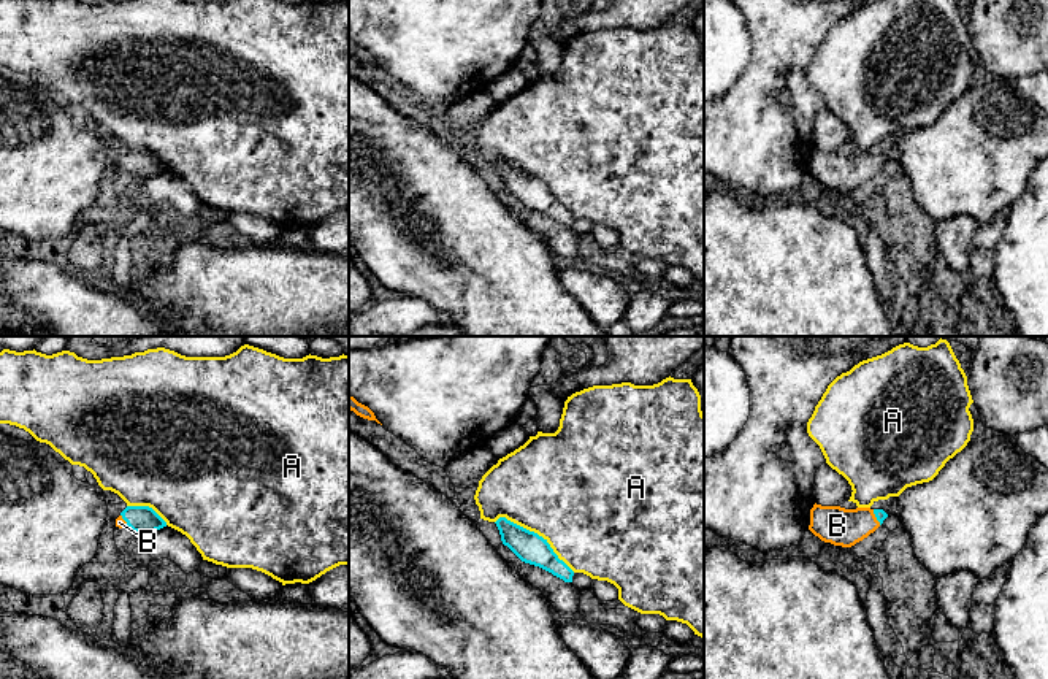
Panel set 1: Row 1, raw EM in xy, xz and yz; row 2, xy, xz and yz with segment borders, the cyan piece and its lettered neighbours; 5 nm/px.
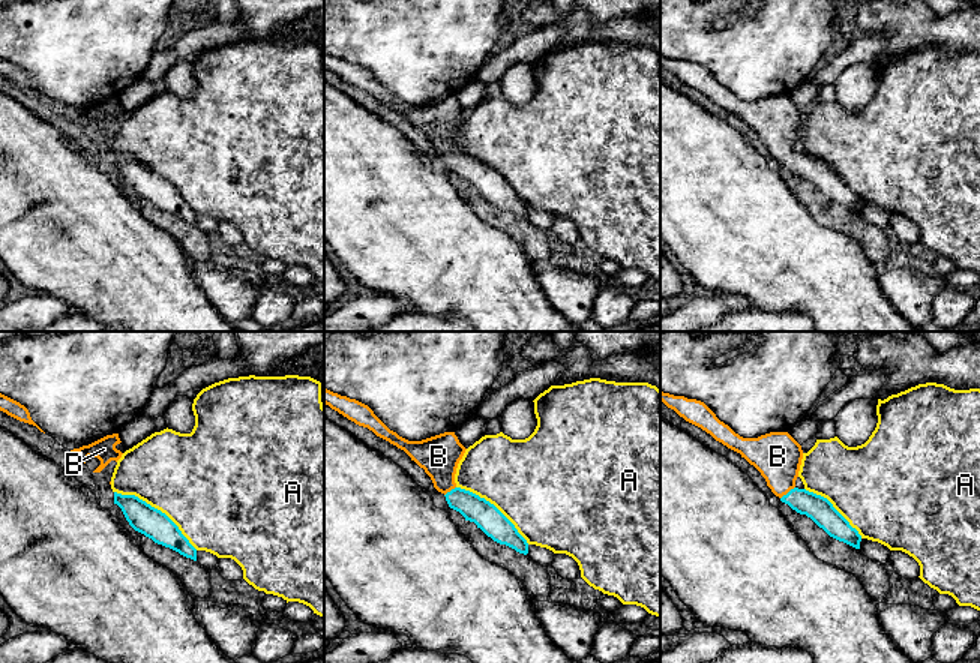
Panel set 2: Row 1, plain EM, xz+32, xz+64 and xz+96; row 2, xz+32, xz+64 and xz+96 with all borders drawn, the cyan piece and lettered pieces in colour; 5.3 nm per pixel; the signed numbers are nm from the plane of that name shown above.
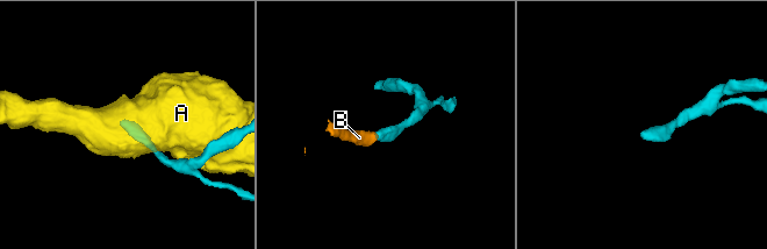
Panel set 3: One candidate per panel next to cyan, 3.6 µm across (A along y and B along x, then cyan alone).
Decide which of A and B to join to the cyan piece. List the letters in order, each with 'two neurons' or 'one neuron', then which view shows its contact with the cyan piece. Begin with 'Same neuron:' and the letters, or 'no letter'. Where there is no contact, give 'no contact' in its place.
Same neuron: B
A: two neurons; contact in xz
B: one neuron; contact in yz

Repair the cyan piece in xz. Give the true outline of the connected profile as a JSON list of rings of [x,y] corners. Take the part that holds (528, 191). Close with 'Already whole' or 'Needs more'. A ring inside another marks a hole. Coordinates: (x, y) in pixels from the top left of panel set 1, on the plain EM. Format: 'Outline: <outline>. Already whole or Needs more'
Outline: [[[499,162],[495,168],[499,175],[503,189],[522,206],[539,211],[564,227],[572,227],[574,216],[558,203],[547,184],[506,162]]]. Already whole

